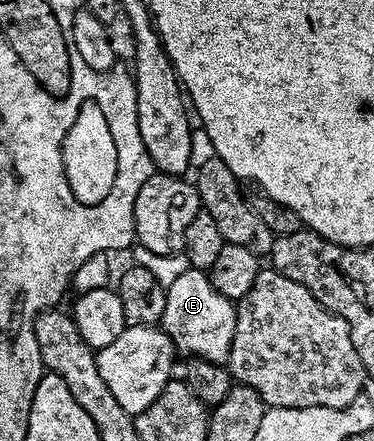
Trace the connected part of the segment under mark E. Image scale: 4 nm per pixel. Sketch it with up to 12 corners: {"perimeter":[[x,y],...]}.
{"perimeter":[[203,269],[165,289],[160,327],[179,353],[227,363],[235,303]]}

